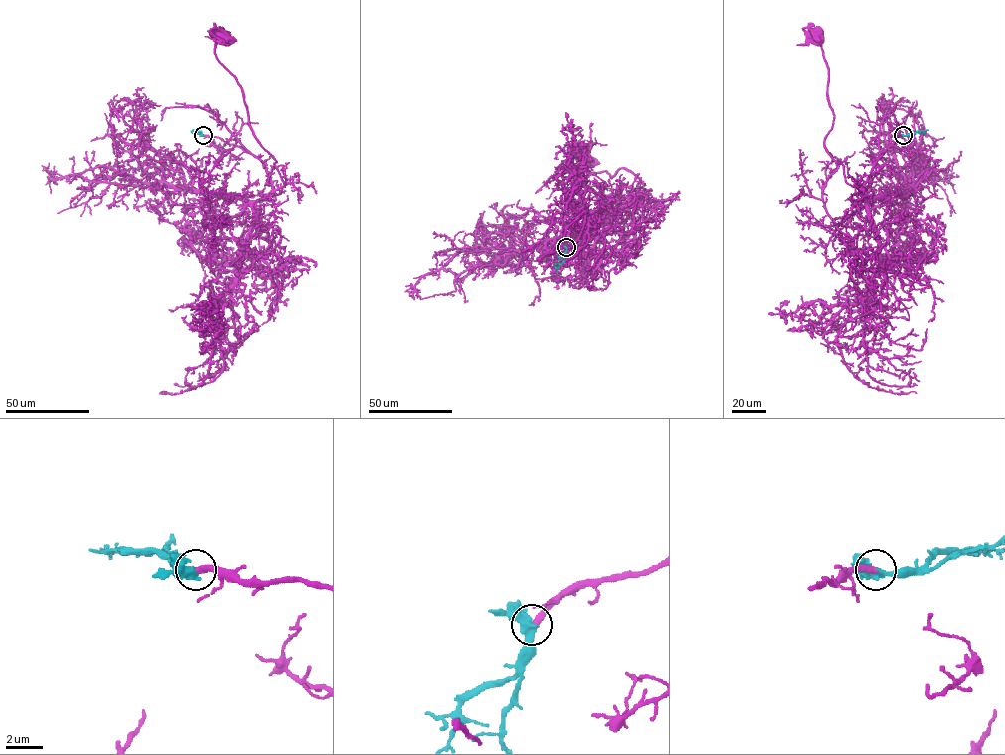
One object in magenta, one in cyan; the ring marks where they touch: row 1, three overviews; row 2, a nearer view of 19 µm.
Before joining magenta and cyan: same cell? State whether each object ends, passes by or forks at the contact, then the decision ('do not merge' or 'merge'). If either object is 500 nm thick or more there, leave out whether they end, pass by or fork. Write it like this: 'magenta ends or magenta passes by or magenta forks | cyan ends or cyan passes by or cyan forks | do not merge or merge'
magenta ends | cyan passes by | merge

